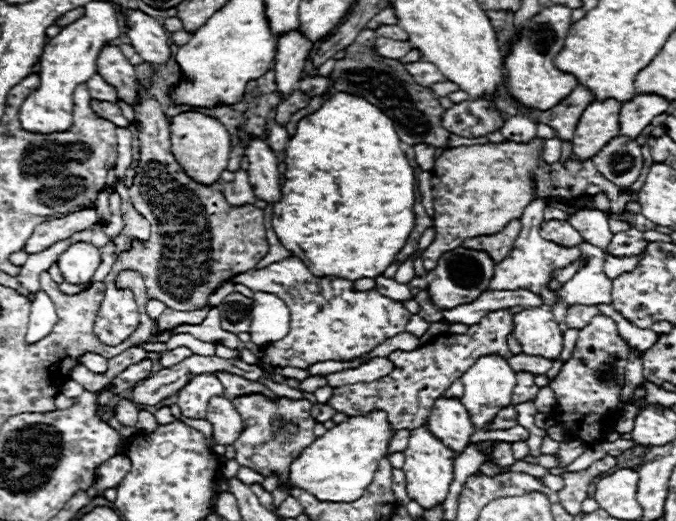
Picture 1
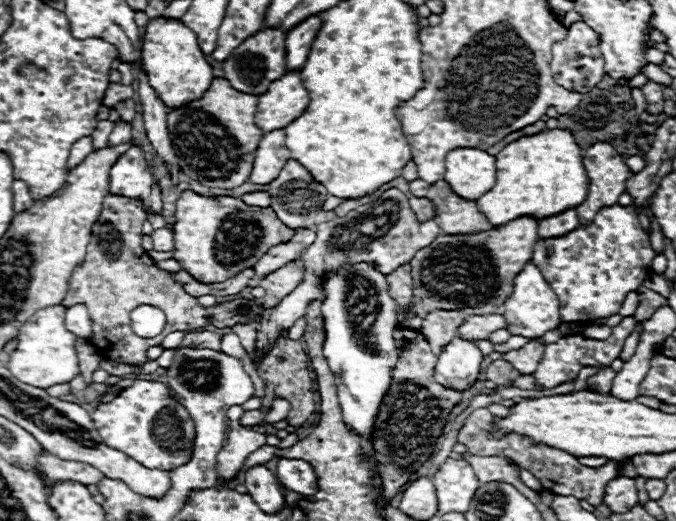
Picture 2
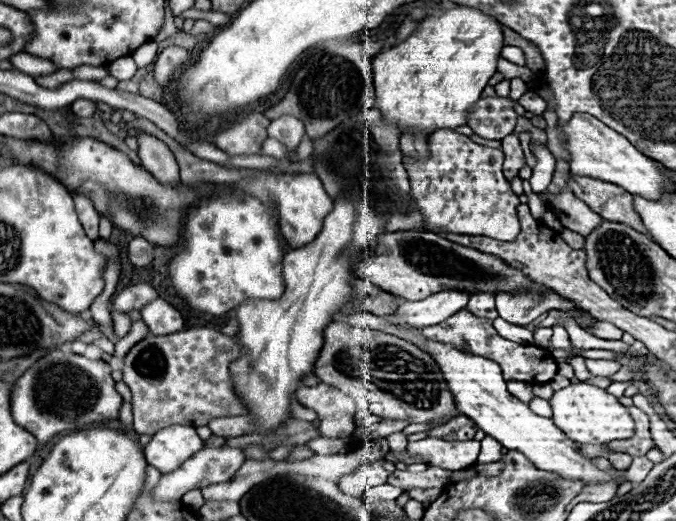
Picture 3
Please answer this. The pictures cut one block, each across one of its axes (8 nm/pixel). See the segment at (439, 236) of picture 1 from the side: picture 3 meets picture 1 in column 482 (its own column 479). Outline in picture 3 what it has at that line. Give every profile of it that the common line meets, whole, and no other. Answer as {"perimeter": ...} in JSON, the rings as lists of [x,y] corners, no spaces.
{"perimeter":[[[436,130],[428,138],[428,148],[430,156],[424,162],[402,160],[412,182],[412,196],[426,216],[426,224],[454,234],[514,240],[520,230],[516,214],[520,200],[502,174],[502,150],[480,146],[452,130]]]}

